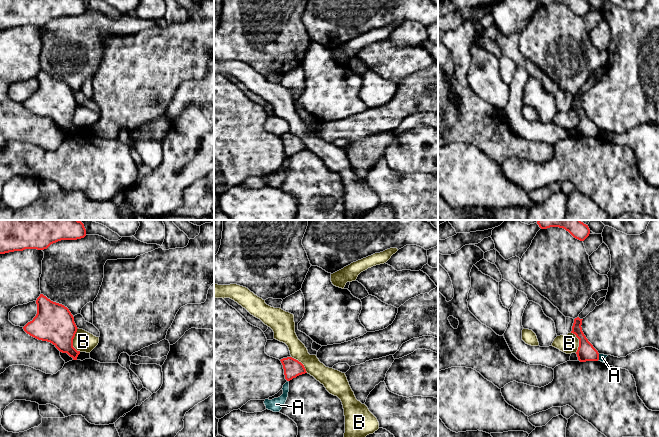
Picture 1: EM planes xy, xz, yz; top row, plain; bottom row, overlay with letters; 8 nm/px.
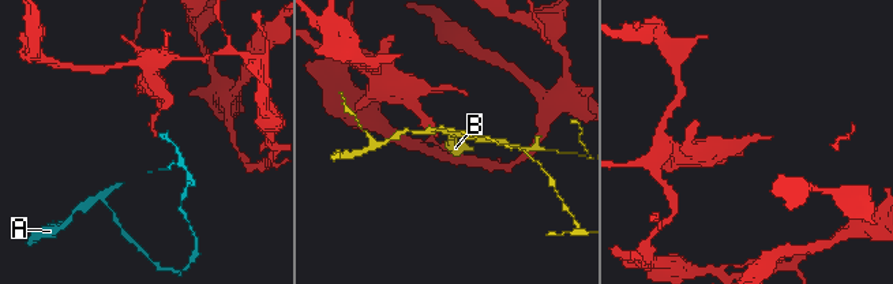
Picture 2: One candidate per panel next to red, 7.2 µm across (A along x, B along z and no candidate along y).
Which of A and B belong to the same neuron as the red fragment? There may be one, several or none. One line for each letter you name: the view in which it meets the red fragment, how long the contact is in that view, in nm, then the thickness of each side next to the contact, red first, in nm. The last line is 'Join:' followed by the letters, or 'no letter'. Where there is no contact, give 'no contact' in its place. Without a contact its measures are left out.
Join: no letter

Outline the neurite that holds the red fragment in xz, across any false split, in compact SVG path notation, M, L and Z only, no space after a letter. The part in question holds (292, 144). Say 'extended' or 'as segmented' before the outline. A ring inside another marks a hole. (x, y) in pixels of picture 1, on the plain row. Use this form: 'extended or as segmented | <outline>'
as segmented | M292 133L283 134L280 137L283 141L284 151L287 157L307 149L304 141Z

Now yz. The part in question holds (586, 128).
as segmented | M579 93L574 95L574 99L572 102L571 109L575 110L576 113L579 115L579 123L576 128L578 136L580 138L586 137L598 137L599 136L599 129L593 123L593 121L588 117L586 112L582 107L582 96Z

